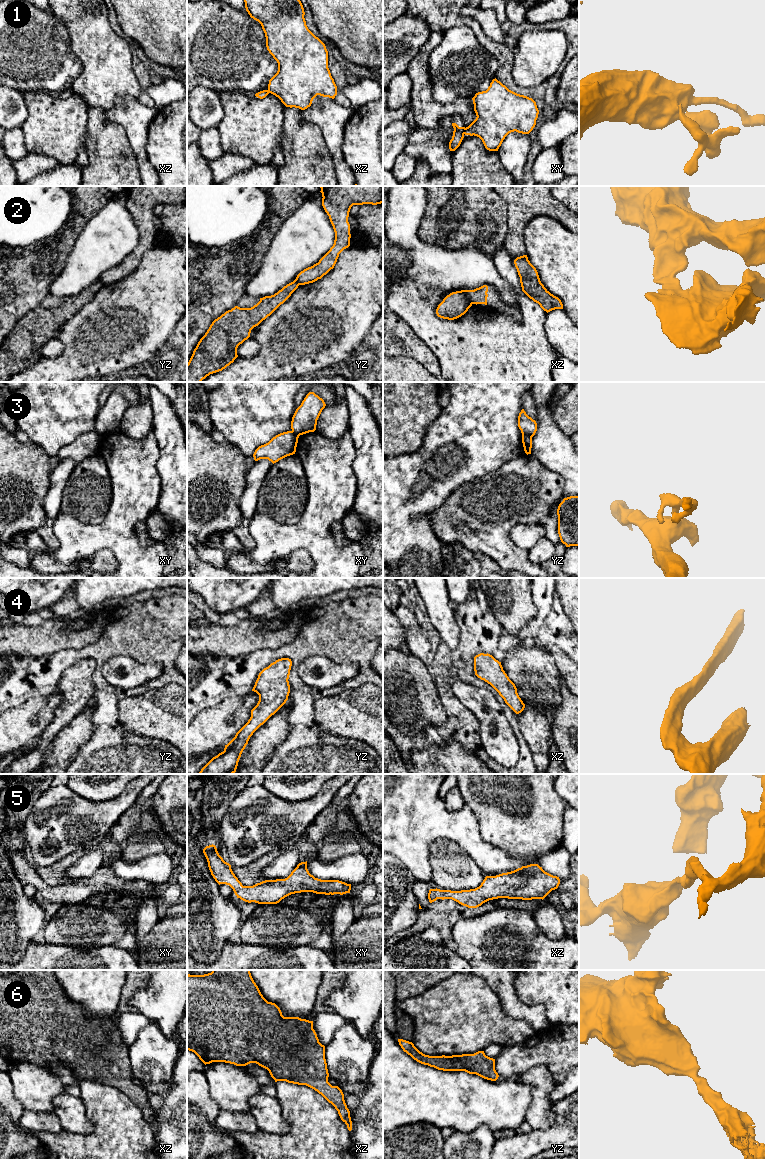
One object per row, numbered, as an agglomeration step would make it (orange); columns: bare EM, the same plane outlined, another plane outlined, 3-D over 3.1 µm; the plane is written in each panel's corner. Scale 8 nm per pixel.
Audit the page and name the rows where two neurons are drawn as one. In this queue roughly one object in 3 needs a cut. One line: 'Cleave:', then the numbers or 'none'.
Cleave: 1, 2, 3

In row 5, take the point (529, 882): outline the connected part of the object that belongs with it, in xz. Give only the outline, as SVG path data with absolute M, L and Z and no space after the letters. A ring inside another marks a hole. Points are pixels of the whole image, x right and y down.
M538 864L522 866L514 871L496 876L486 876L475 889L451 891L430 889L429 902L437 899L452 899L468 908L477 908L483 903L498 899L544 899L558 888L560 879L545 872Z

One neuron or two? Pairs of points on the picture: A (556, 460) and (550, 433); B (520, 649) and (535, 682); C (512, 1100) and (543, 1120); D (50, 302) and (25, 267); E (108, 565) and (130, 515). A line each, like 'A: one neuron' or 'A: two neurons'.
A: one neuron
B: one neuron
C: two neurons
D: two neurons
E: two neurons

